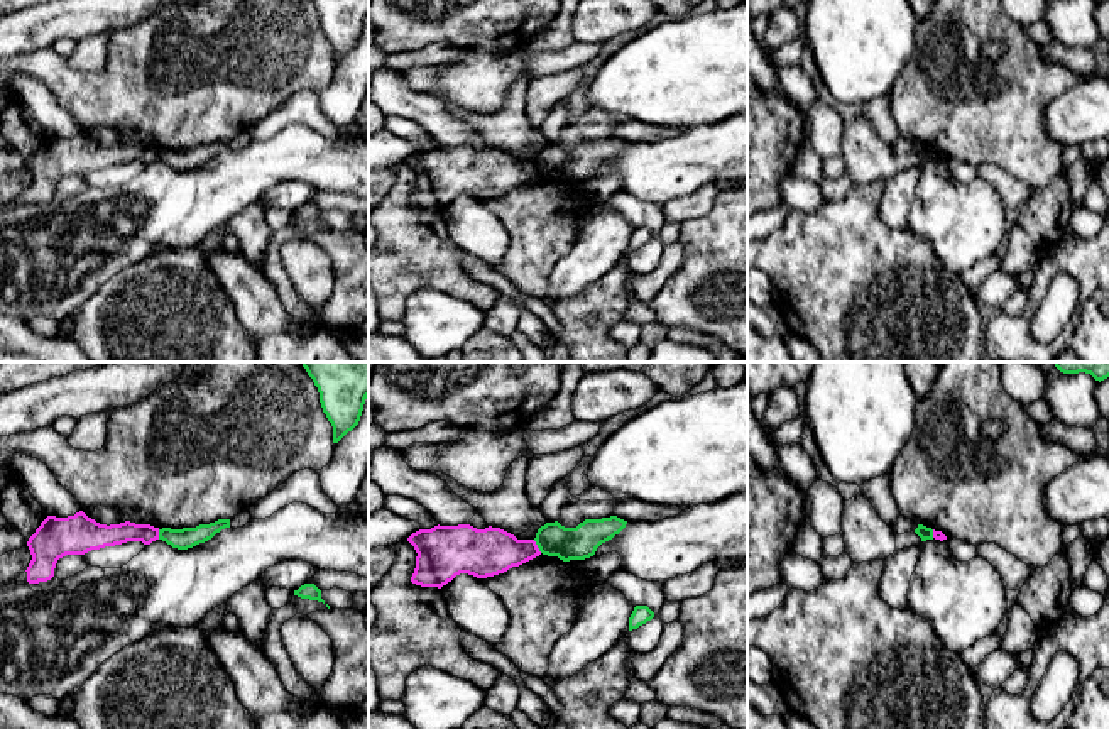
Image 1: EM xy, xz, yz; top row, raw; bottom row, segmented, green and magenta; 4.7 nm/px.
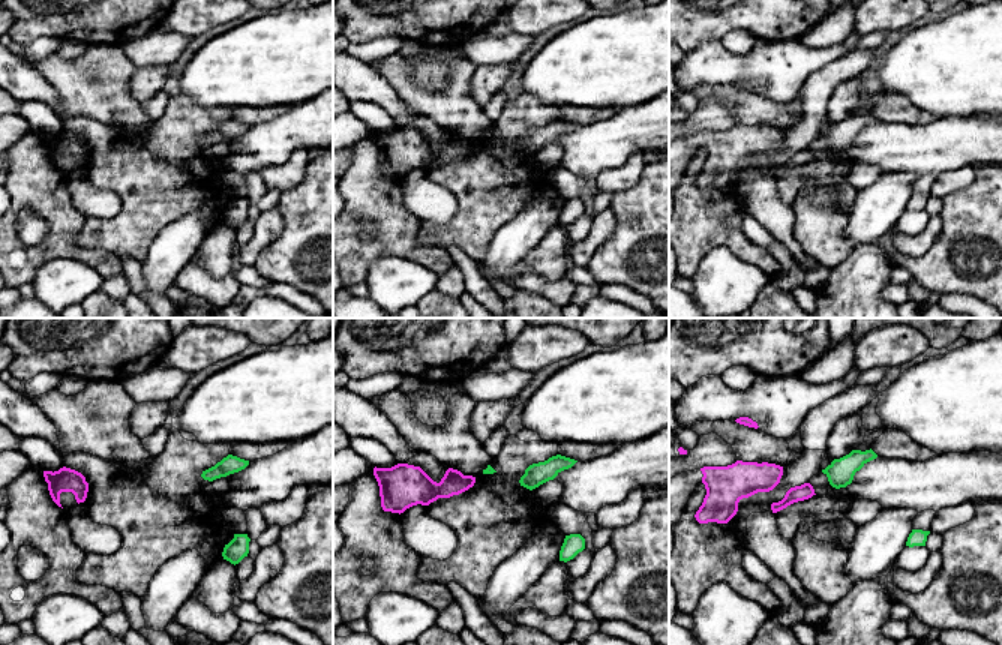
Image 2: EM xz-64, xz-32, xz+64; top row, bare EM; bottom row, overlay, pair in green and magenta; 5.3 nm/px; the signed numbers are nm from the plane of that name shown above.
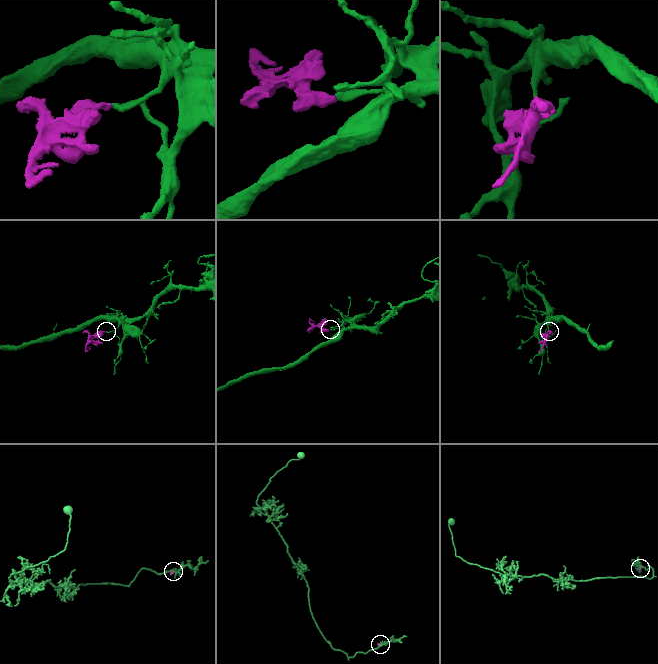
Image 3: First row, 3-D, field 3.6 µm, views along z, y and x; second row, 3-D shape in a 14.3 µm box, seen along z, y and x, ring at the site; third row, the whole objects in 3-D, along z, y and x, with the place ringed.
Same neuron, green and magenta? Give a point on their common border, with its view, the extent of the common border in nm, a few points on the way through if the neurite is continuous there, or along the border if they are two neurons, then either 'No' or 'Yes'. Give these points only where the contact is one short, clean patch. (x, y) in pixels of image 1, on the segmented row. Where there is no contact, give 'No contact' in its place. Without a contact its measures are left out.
Touches green at xz (538, 547). Shared border 80 nm. Boundary: xz (533, 540), (541, 552). No

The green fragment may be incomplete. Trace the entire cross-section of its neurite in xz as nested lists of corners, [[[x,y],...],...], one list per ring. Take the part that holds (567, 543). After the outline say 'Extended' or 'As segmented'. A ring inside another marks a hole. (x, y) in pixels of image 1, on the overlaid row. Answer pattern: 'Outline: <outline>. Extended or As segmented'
Outline: [[[617,516],[585,519],[576,528],[565,528],[554,521],[541,526],[534,541],[543,555],[558,556],[563,562],[585,560],[593,556],[602,543],[619,534],[626,524],[627,521]]]. As segmented

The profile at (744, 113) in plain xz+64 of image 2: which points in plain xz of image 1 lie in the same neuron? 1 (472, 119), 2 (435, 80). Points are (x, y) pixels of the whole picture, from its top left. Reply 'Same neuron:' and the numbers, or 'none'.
Same neuron: none

